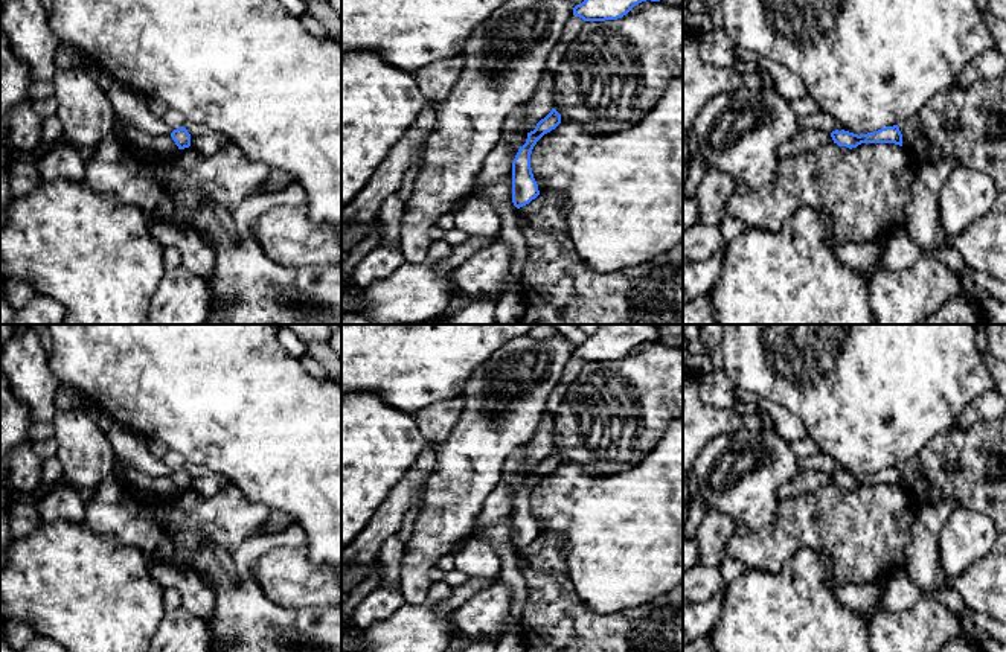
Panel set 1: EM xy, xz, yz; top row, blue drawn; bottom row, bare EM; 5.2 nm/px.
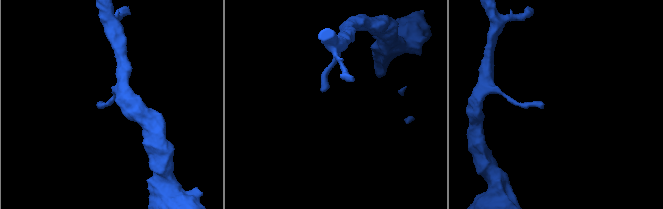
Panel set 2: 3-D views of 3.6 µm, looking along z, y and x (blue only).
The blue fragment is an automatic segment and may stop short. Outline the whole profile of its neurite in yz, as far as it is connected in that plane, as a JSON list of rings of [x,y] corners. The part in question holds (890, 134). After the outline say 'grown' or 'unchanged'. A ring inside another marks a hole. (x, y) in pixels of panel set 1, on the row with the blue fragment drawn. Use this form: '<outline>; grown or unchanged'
[[[898,125],[860,136],[844,129],[835,129],[831,133],[831,137],[838,146],[846,146],[849,149],[857,148],[861,143],[895,143],[902,146],[902,134]]]; unchanged

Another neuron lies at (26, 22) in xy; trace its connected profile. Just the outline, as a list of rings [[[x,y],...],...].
[[[8,0],[0,12],[0,24],[12,52],[29,66],[34,82],[50,81],[61,43],[49,24],[43,0]]]

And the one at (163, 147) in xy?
[[[120,120],[120,137],[137,152],[154,158],[168,158],[180,149],[171,136],[151,136]]]

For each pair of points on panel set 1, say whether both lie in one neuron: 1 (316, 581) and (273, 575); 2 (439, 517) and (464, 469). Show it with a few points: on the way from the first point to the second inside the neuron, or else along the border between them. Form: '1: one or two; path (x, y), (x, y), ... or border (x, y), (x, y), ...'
1: one; path (305, 581), (291, 581), (284, 575)
2: one; path (450, 504), (461, 482)

